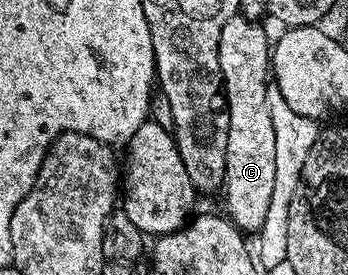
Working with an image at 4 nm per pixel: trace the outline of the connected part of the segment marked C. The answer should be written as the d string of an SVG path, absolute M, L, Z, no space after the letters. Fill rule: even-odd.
M234 16L231 20L227 20L227 24L223 24L223 32L219 36L219 72L229 116L223 195L225 194L225 206L229 209L227 211L229 220L242 232L260 230L266 219L267 208L271 205L271 194L275 191L275 129L267 100L267 86L271 82L271 38L265 35L261 25L260 21L252 18Z

